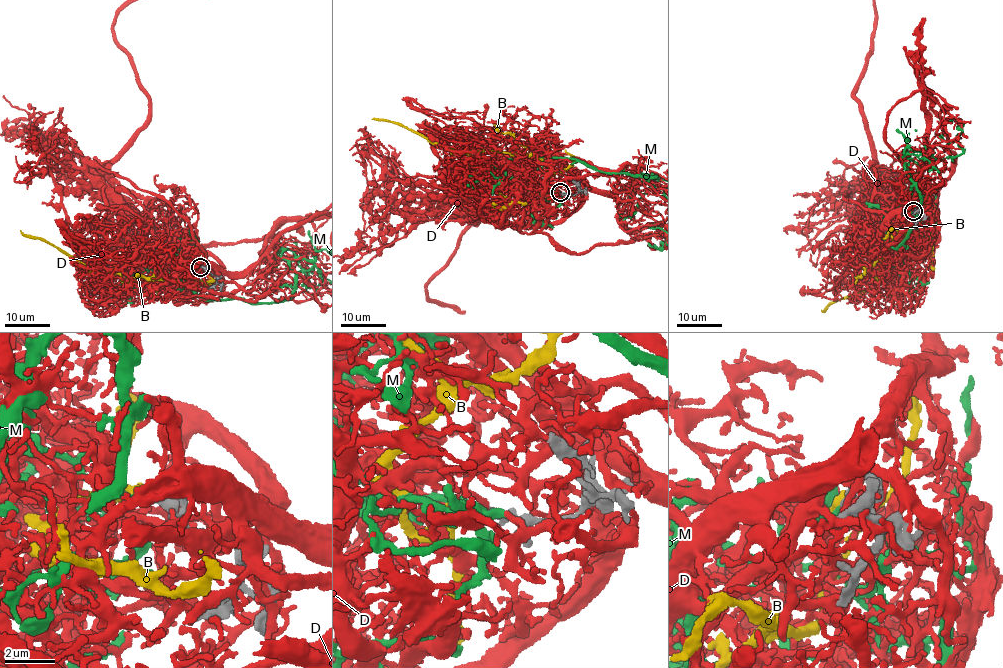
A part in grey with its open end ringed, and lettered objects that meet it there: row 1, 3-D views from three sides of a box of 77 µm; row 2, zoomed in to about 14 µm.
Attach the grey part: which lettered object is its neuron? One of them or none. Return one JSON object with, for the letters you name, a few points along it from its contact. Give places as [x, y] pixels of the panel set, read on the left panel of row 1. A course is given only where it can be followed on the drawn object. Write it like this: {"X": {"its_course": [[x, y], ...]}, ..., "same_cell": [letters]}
{"M": {"its_course": [[200, 267], [177, 257], [190, 235], [197, 294], [283, 302], [294, 258], [323, 278], [310, 288], [293, 241]]}, "same_cell": ["M"]}

